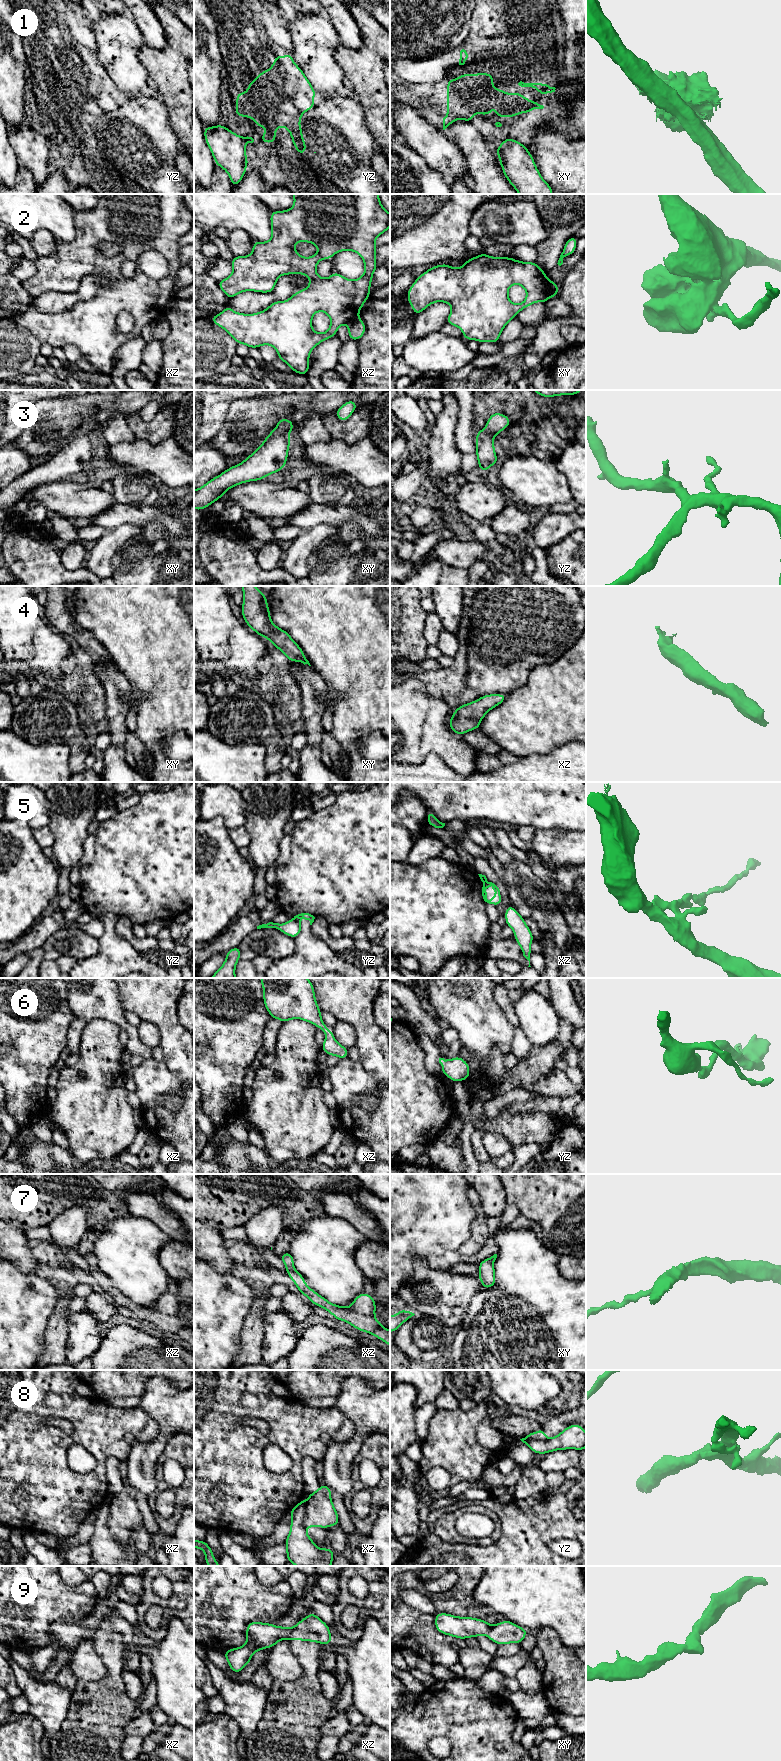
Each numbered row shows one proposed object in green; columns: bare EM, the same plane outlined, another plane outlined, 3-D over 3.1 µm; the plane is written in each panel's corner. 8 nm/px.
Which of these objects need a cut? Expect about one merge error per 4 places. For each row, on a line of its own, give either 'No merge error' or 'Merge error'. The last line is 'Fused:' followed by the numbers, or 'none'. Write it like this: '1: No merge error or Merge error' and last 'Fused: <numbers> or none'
1: Merge error
2: Merge error
3: No merge error
4: No merge error
5: Merge error
6: No merge error
7: No merge error
8: Merge error
9: Merge error
Fused: 1, 2, 5, 8, 9

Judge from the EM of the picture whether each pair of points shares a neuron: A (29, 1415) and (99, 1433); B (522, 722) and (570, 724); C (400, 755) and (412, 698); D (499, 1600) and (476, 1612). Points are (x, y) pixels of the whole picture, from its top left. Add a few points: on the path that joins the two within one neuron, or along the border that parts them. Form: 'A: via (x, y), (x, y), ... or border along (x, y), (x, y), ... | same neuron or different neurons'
A: via (46, 1410), (76, 1410), (82, 1416) | same neuron
B: via (534, 722), (558, 722) | same neuron
C: via (405, 741), (405, 712) | same neuron
D: border along (474, 1587), (473, 1599), (489, 1611) | different neurons

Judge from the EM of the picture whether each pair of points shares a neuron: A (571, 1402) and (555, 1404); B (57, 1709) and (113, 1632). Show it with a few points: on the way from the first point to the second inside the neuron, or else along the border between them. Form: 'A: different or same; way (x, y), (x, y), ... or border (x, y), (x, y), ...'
A: same; way (567, 1402), (559, 1404)
B: different; border (73, 1692), (66, 1715)

